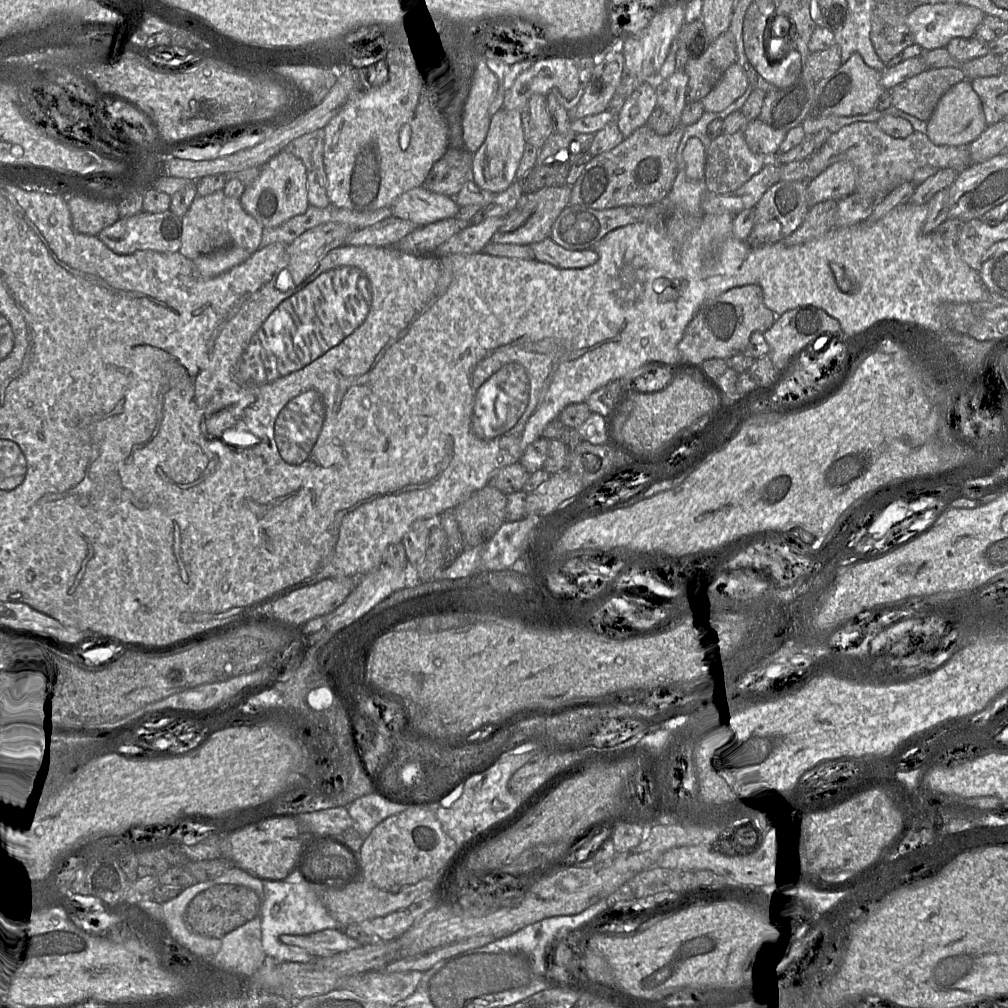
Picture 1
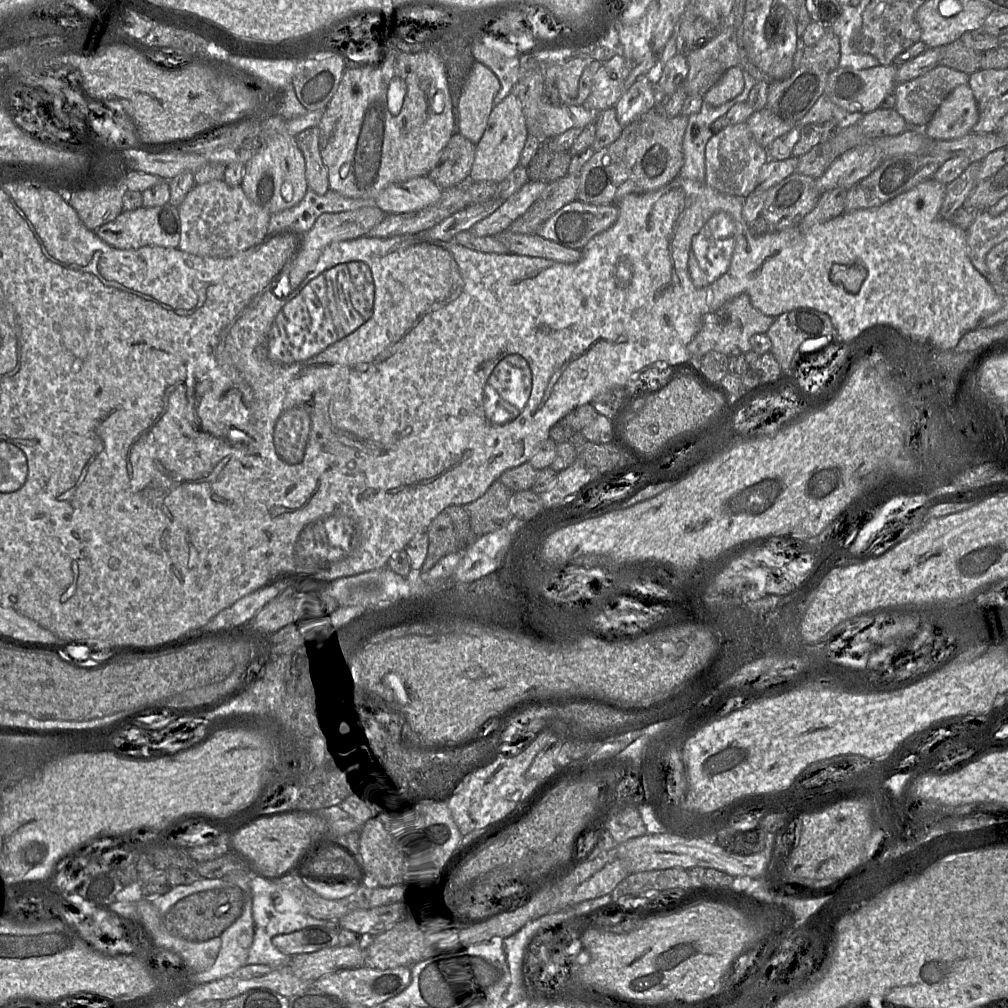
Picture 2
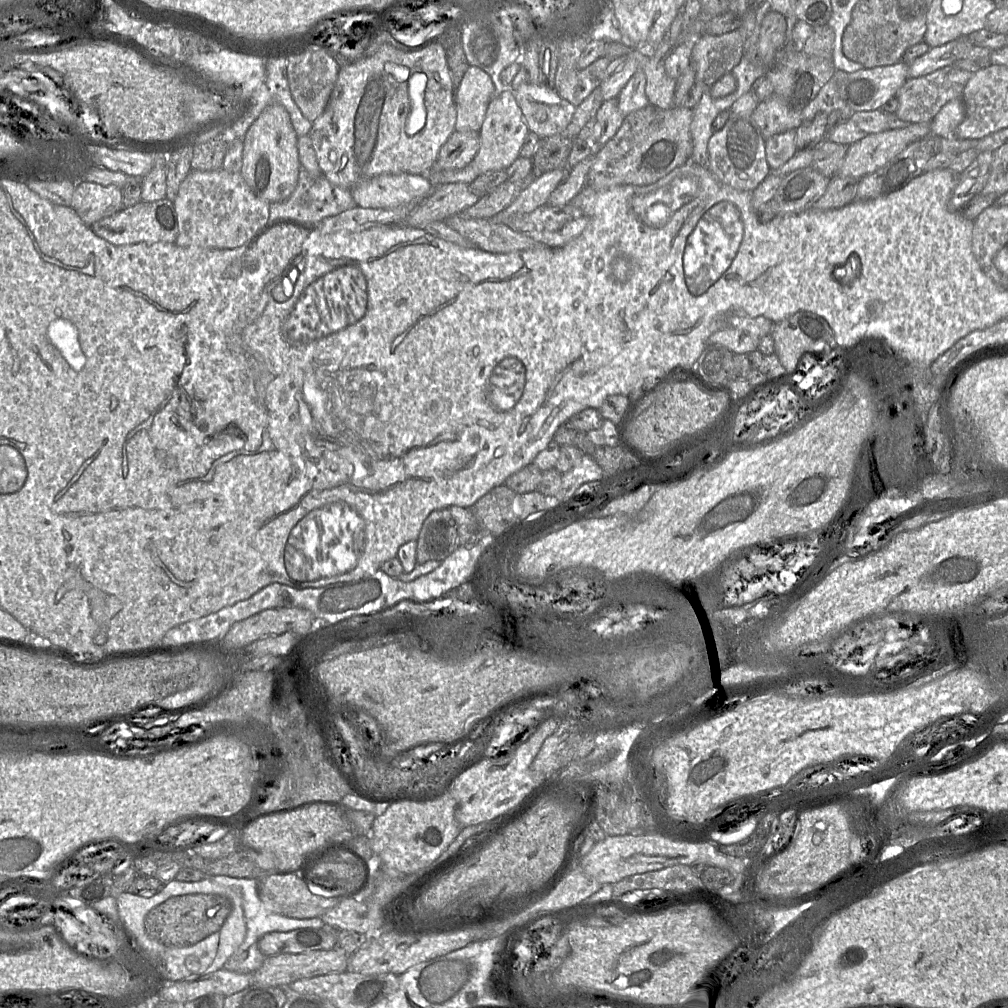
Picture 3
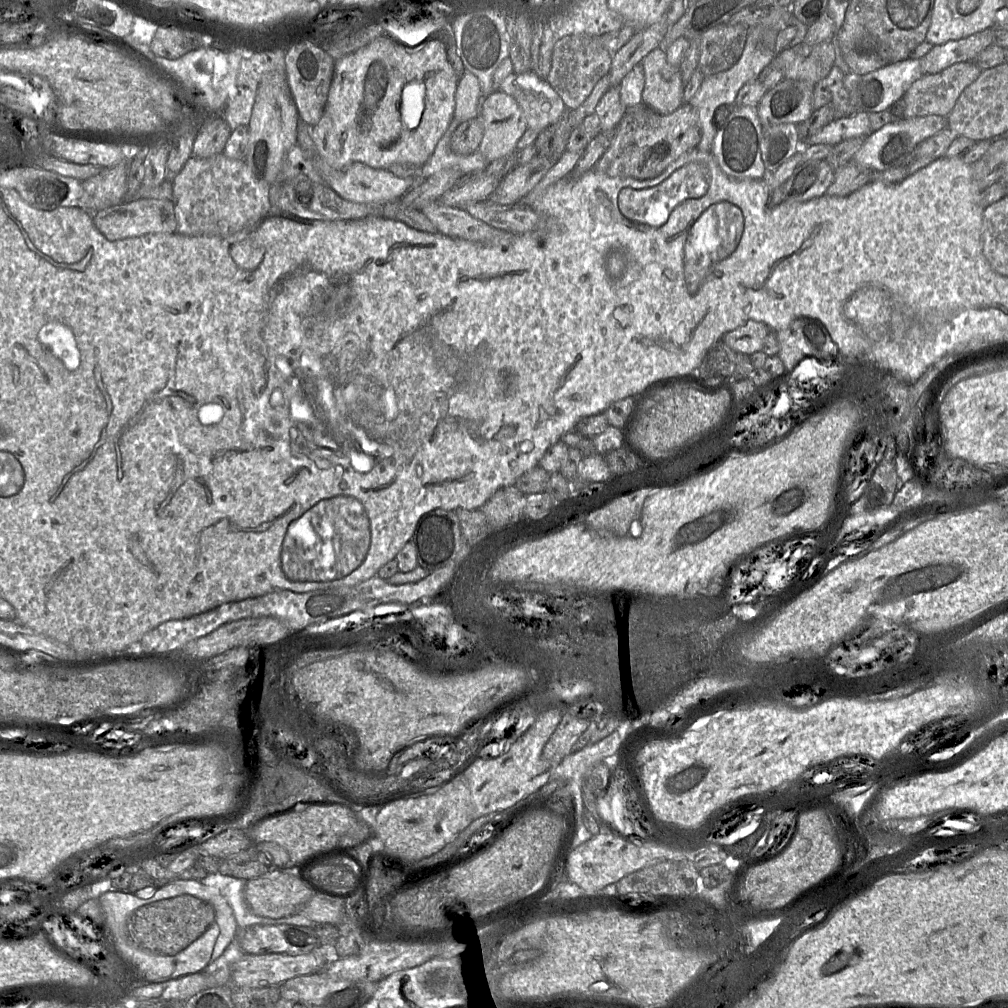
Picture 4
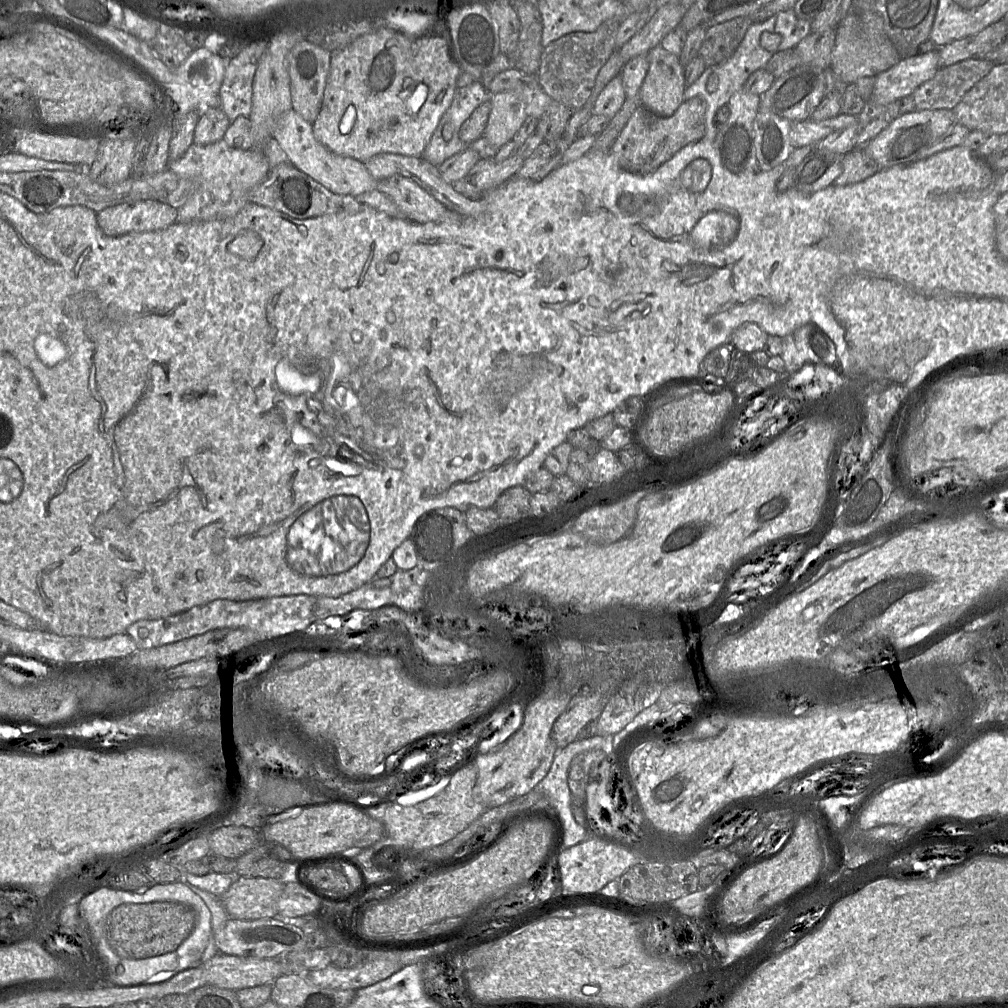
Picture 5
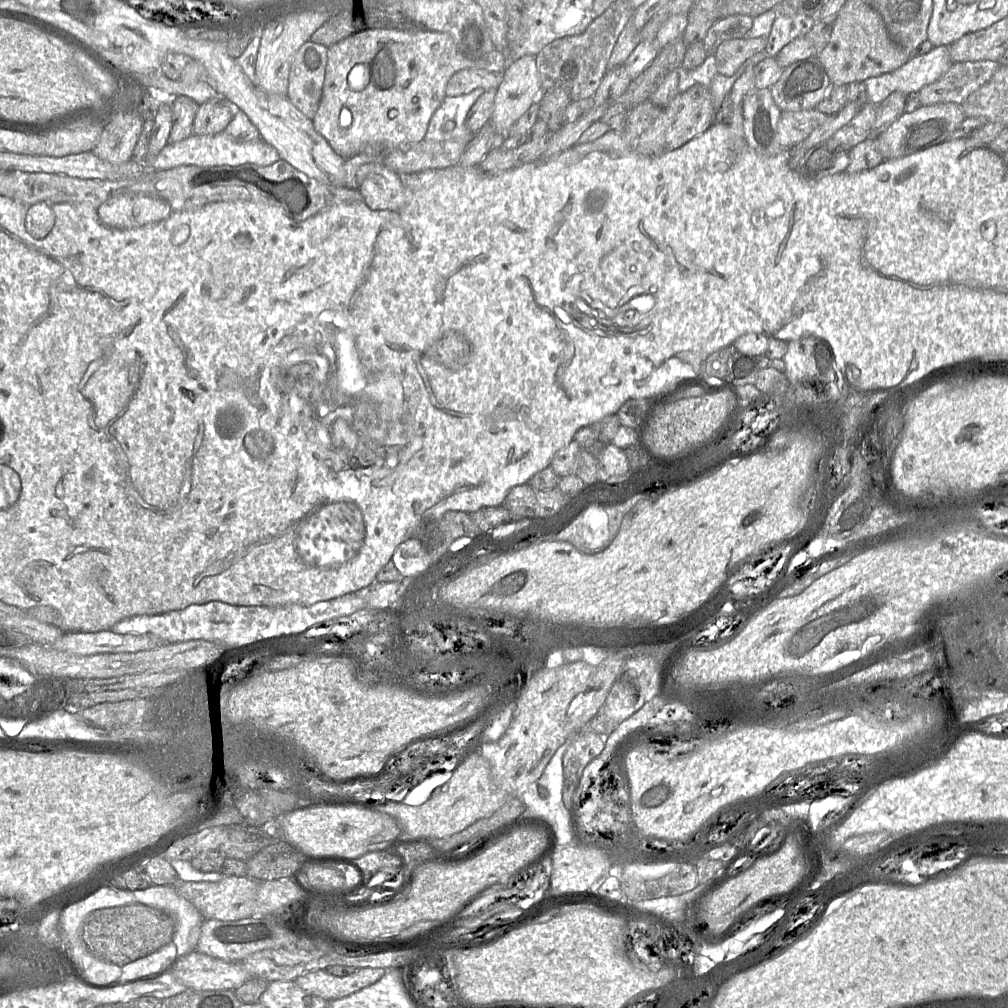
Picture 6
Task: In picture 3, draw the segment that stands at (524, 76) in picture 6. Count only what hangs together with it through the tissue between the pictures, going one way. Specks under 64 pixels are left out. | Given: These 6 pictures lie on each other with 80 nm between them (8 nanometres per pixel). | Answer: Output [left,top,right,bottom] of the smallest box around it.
[470,89,528,175]

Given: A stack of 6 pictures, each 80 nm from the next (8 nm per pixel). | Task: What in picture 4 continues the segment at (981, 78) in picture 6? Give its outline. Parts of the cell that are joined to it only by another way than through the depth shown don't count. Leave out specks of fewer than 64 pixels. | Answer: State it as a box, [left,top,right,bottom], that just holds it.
[902,61,981,119]

